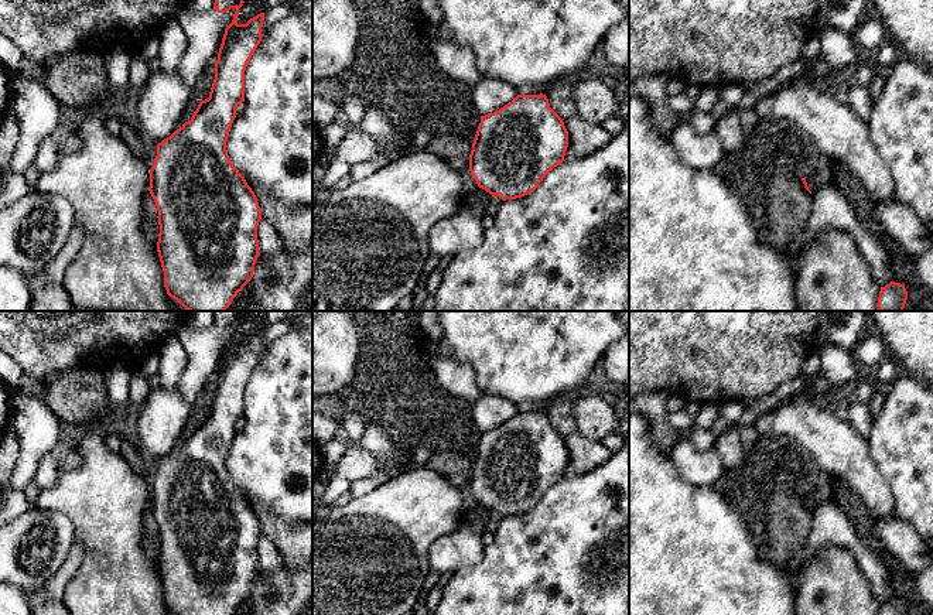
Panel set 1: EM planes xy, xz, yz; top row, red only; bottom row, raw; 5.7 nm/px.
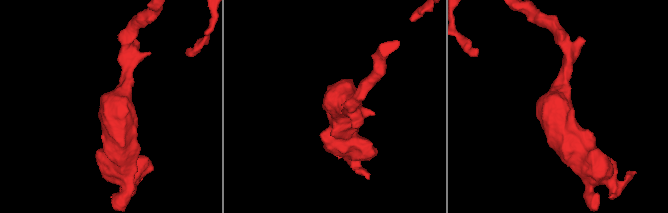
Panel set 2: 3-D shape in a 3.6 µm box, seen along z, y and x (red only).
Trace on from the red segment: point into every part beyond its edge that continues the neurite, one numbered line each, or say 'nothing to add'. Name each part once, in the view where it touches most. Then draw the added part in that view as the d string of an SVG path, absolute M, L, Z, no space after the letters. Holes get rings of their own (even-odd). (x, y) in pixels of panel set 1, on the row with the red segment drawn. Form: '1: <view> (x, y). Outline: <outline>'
nothing to add

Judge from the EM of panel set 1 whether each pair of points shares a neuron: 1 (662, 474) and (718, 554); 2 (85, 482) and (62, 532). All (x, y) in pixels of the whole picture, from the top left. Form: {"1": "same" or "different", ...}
{"1": "same", "2": "different"}

